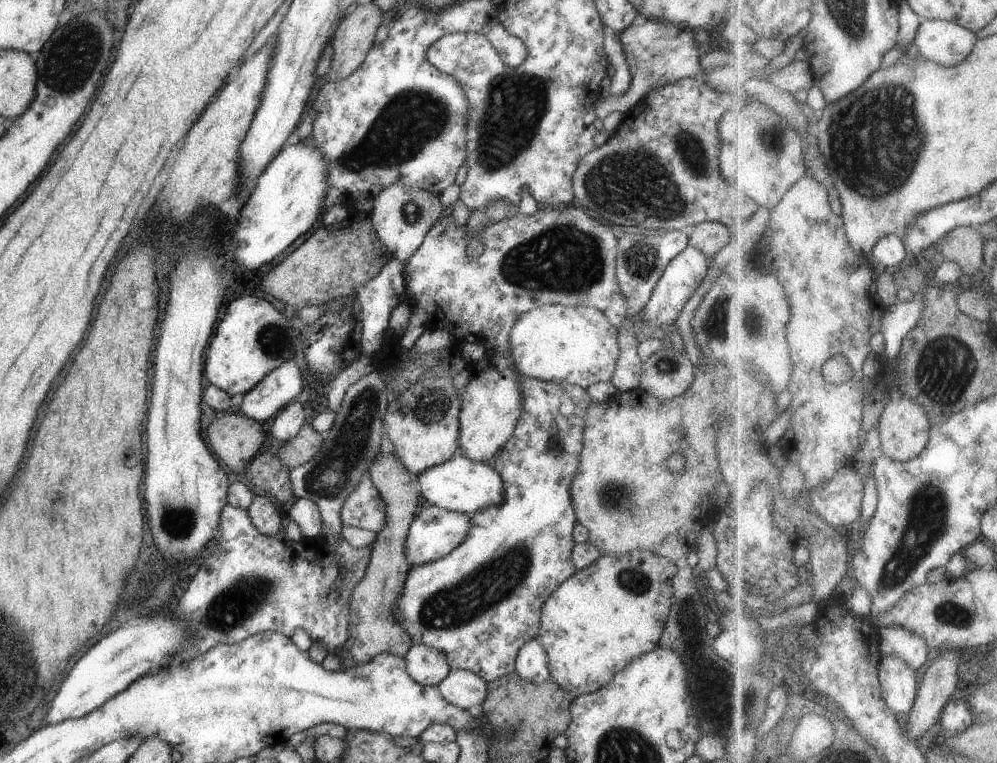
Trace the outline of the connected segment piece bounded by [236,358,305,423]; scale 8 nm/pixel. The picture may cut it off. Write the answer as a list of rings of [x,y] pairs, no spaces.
[[[299,358],[284,361],[244,395],[236,413],[261,423],[274,418],[302,392],[301,371],[305,369]]]

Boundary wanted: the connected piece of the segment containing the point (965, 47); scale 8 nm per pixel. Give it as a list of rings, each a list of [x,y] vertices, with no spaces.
[[[925,19],[916,44],[923,56],[942,66],[957,67],[975,52],[981,38],[976,31],[946,19]]]

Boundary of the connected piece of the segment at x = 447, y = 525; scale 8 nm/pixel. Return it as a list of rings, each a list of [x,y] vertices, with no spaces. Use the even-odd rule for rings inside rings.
[[[428,504],[414,517],[406,537],[405,553],[410,566],[434,562],[452,552],[459,544],[462,544],[463,540],[466,540],[470,527],[471,516],[469,514],[449,511]]]

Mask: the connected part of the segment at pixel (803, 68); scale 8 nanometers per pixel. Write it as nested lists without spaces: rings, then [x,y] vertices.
[[[794,60],[792,64],[773,73],[769,80],[781,89],[794,93],[817,86],[815,76],[815,68],[811,61]]]

